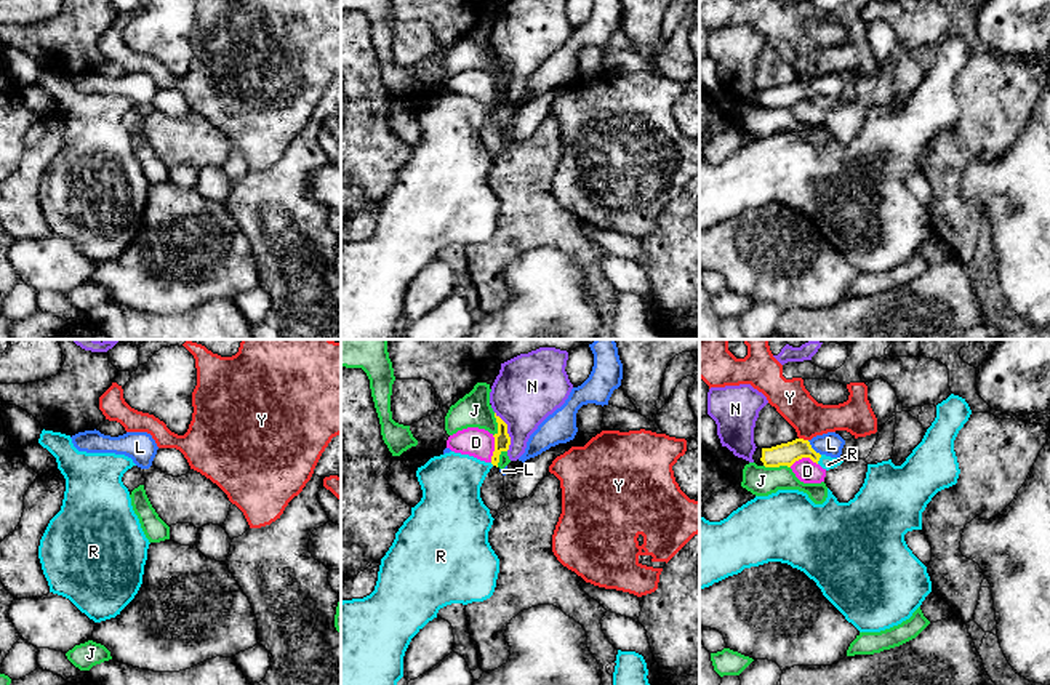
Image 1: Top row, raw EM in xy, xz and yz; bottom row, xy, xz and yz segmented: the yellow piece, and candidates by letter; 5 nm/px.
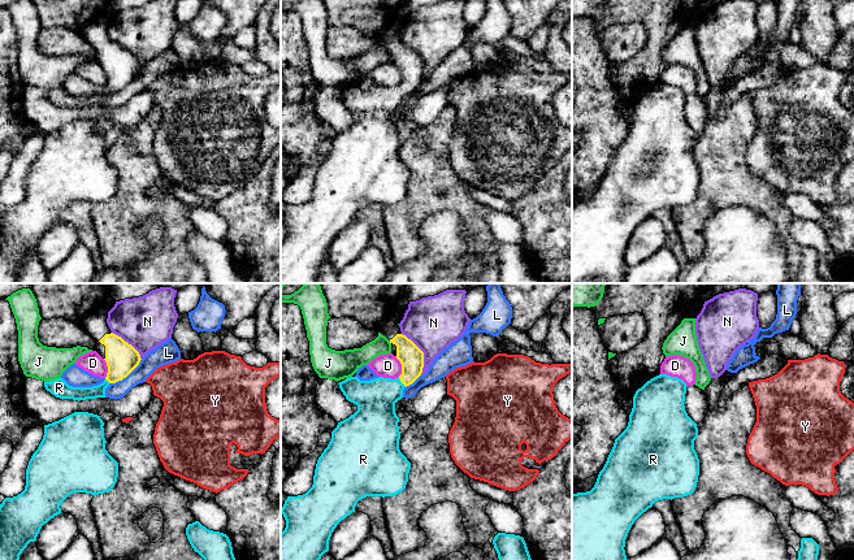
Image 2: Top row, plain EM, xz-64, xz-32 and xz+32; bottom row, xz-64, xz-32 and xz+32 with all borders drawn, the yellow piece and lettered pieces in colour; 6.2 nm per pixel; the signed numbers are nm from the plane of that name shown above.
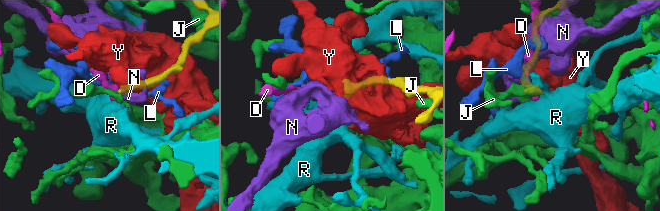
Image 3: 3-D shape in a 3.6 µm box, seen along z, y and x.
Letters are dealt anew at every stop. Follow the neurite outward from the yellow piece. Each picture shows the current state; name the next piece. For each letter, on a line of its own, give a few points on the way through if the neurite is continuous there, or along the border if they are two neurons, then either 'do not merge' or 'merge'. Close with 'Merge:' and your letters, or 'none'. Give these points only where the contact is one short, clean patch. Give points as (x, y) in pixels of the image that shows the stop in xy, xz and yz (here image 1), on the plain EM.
D: border yz (817, 104), (809, 100), (799, 100), (789, 108); do not merge
J: do not merge
L: do not merge
N: border xz (495, 53), (506, 66), (508, 92); do not merge
R: way yz (788, 95), (812, 95), (818, 101), (825, 103); merge
Y: do not merge
Merge: R

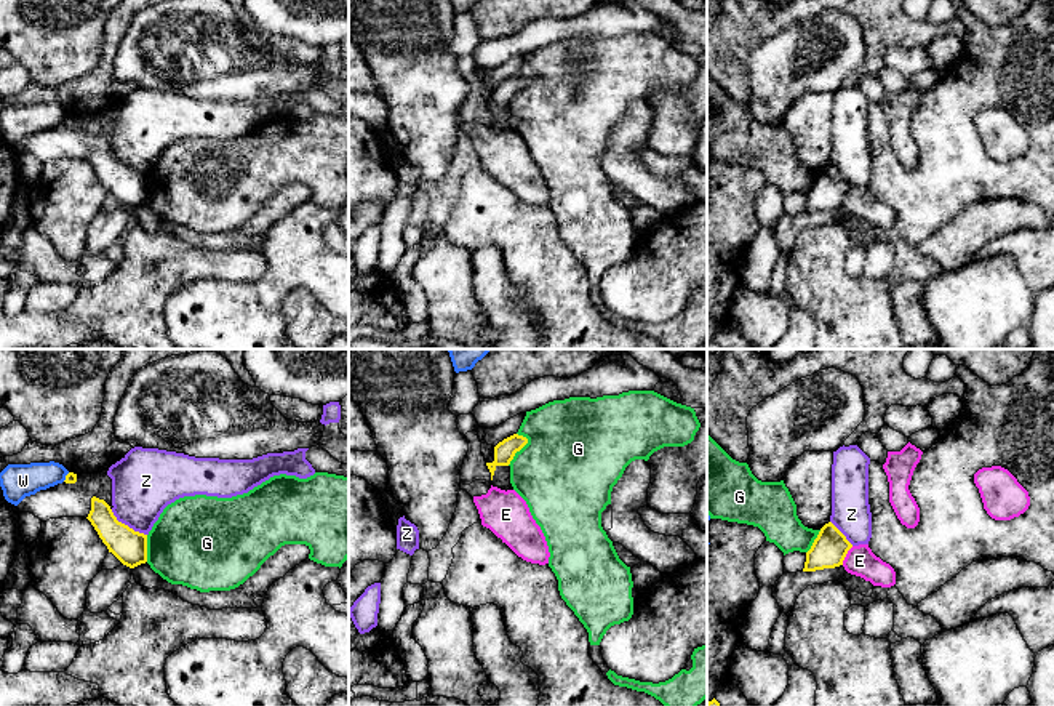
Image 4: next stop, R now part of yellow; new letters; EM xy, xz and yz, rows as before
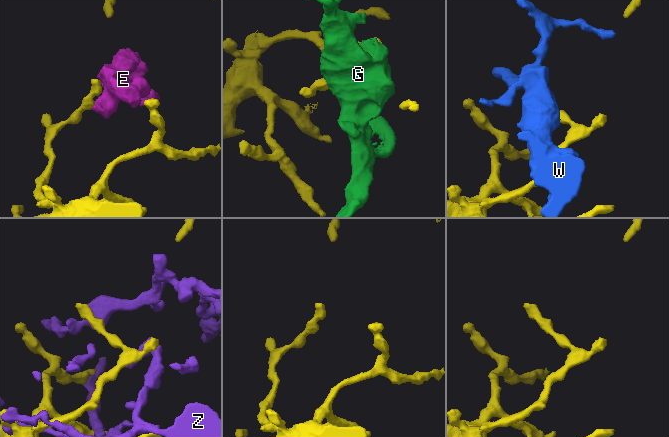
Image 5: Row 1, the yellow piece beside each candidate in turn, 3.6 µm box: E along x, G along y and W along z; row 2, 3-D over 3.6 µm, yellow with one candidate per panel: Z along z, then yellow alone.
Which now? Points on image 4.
E: border yz (853, 188), (842, 205); do not merge
G: do not merge
W: do not merge
Z: do not merge
Merge: none

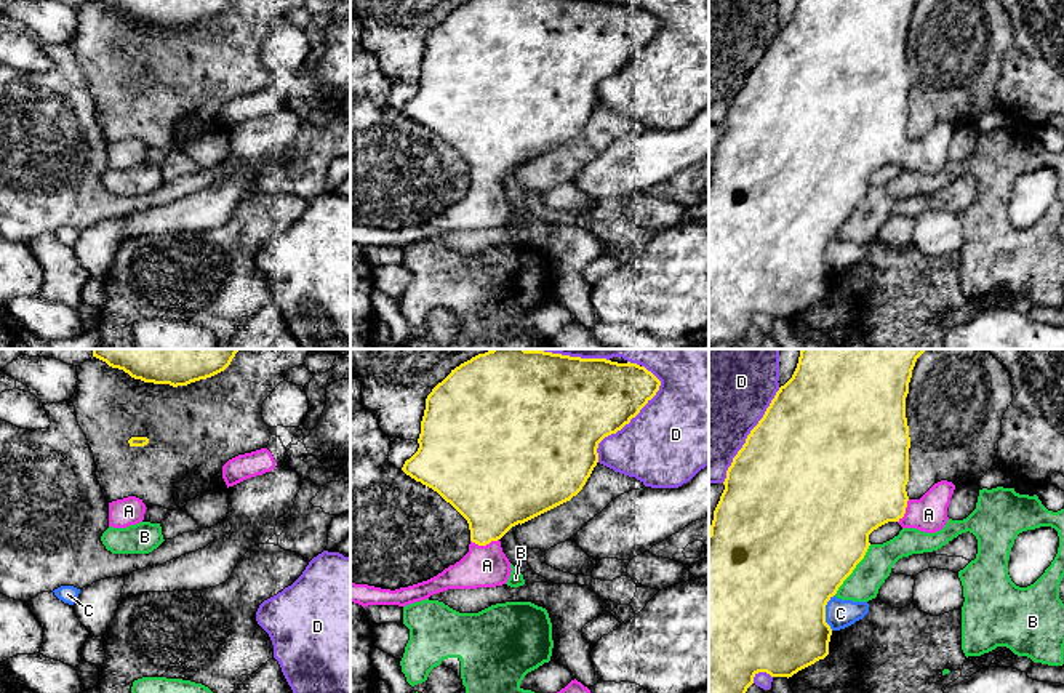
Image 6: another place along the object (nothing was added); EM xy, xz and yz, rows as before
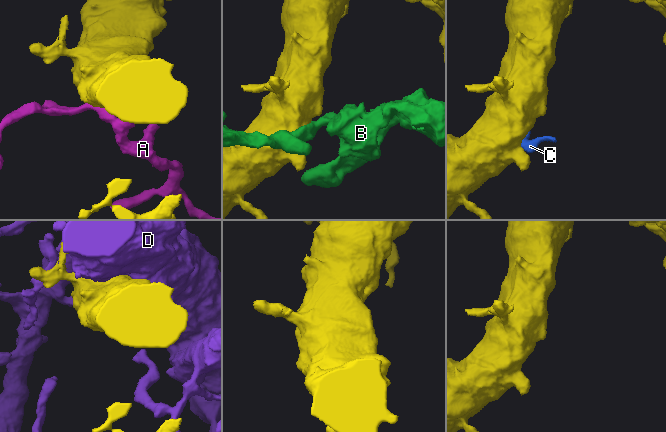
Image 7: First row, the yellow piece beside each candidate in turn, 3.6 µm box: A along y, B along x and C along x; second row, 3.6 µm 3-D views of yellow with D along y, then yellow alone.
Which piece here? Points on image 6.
A: way xz (493, 138), (484, 186), (487, 207); merge
B: do not merge
C: do not merge
D: do not merge
Merge: A

